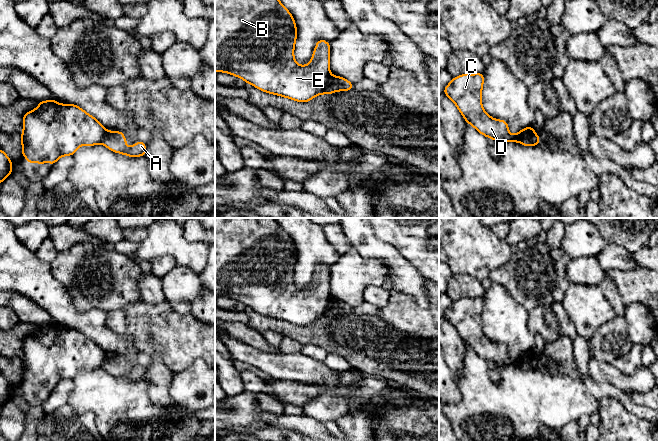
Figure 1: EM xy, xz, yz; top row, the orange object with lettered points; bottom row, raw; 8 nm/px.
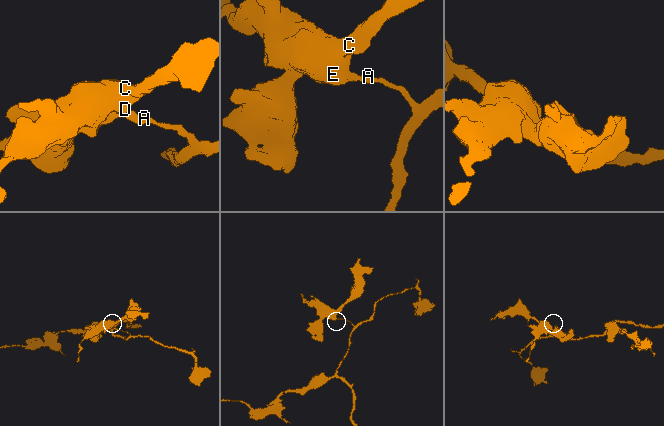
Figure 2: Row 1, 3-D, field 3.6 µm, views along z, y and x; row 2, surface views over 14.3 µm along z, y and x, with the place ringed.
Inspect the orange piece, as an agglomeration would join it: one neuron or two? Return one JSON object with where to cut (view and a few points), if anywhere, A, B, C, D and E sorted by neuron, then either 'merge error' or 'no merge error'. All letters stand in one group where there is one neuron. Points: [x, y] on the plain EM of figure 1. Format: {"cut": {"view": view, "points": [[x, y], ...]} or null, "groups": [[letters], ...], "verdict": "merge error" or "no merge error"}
{"cut": {"view": "xz", "points": [[330, 298], [324, 317]]}, "groups": [["A"], ["B", "C", "D", "E"]], "verdict": "merge error"}

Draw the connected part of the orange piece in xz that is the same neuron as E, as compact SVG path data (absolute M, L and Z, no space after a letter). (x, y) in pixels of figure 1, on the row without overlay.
M215 218L215 296L226 296L269 317L297 326L308 326L325 318L330 297L330 268L318 264L310 287L302 290L294 283L297 251L294 241L275 218Z

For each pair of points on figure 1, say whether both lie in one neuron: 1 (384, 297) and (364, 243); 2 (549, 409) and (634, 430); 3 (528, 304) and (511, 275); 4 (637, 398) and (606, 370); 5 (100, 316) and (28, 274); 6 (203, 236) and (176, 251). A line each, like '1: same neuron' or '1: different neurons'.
1: different neurons
2: different neurons
3: same neuron
4: different neurons
5: same neuron
6: different neurons

